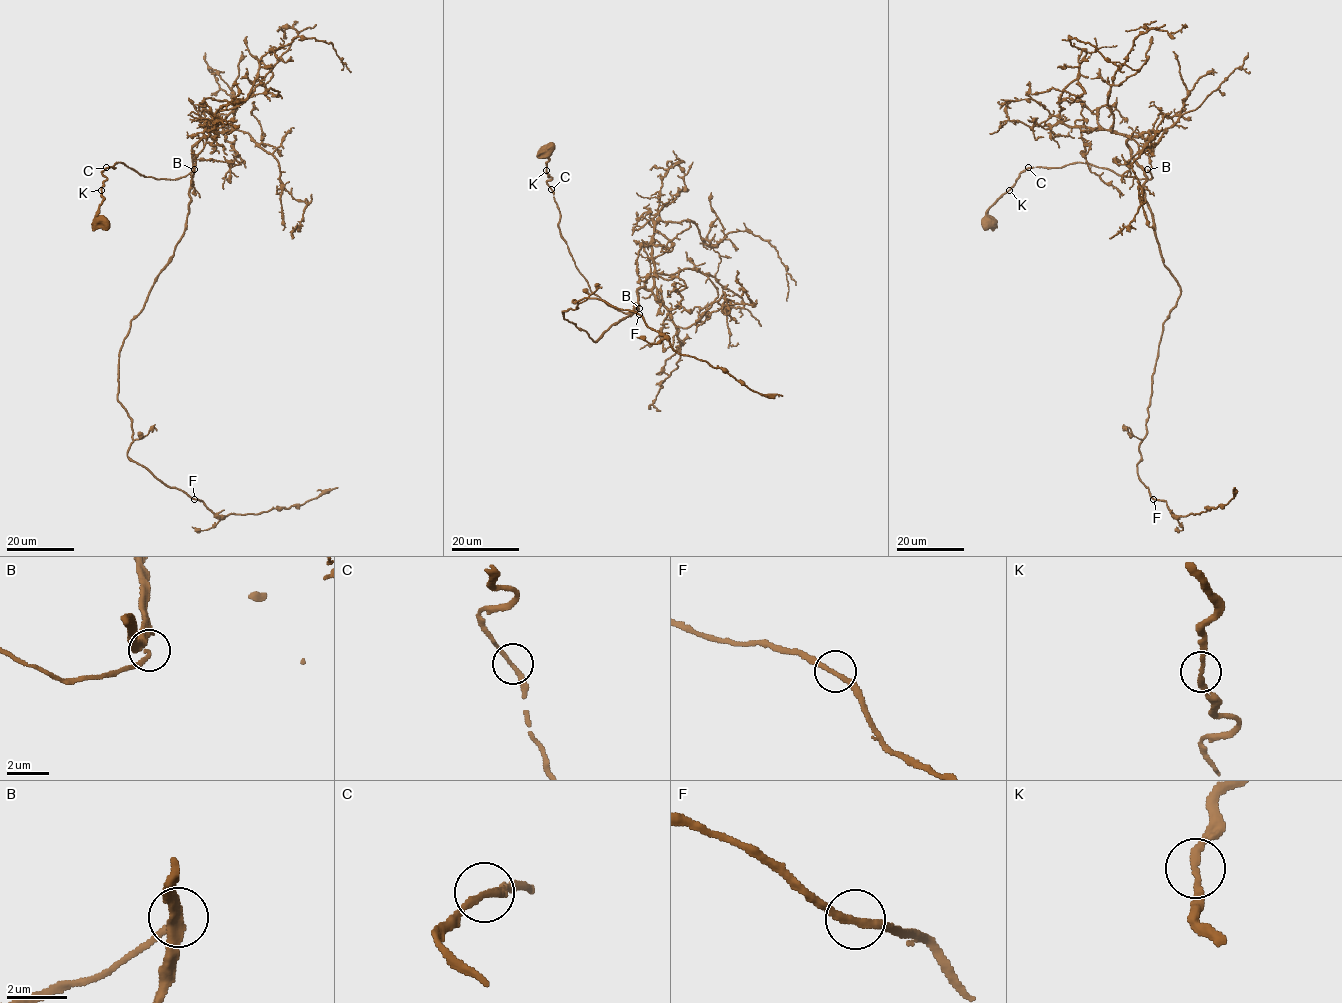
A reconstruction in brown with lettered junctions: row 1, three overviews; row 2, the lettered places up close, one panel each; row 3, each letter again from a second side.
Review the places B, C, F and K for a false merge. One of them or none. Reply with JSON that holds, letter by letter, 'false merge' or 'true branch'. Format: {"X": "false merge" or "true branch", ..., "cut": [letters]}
{"B": "true branch", "C": "true branch", "F": "true branch", "K": "true branch", "cut": []}

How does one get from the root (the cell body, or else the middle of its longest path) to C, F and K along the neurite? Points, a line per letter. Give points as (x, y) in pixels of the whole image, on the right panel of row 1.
C: (990, 220), (988, 209), (1028, 168)
F: (990, 220), (1031, 167), (1150, 173), (1145, 201), (1181, 288), (1139, 448), (1153, 498)
K: (990, 220), (988, 209), (1008, 189)

